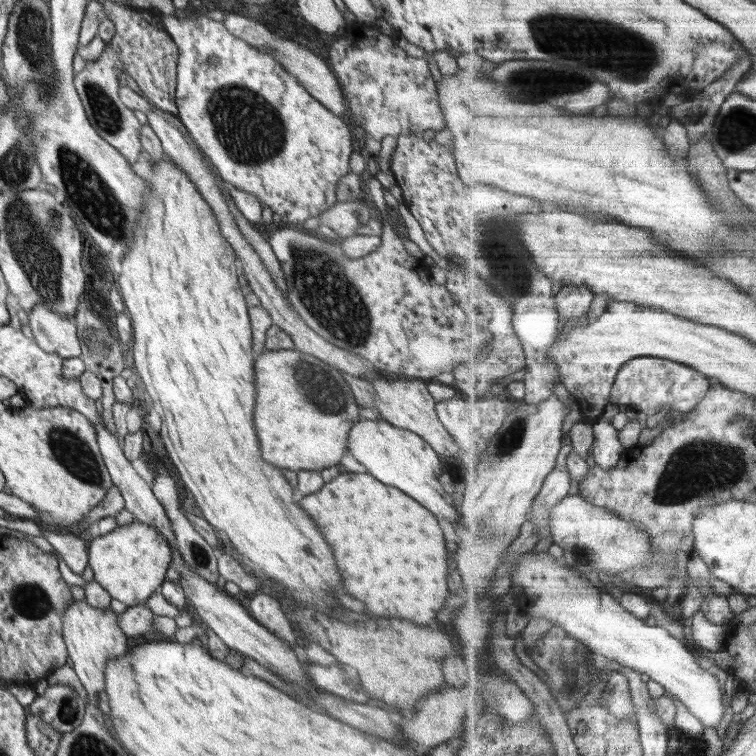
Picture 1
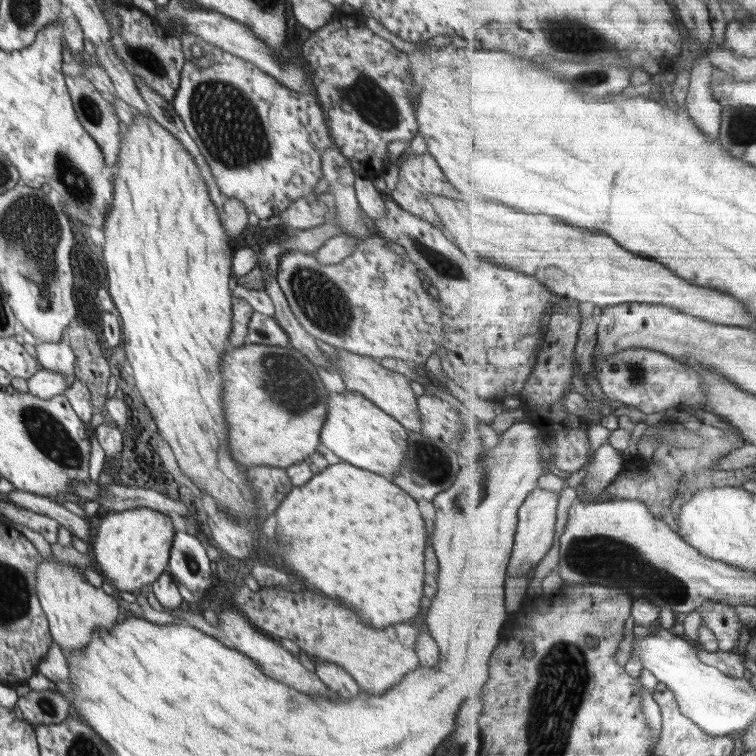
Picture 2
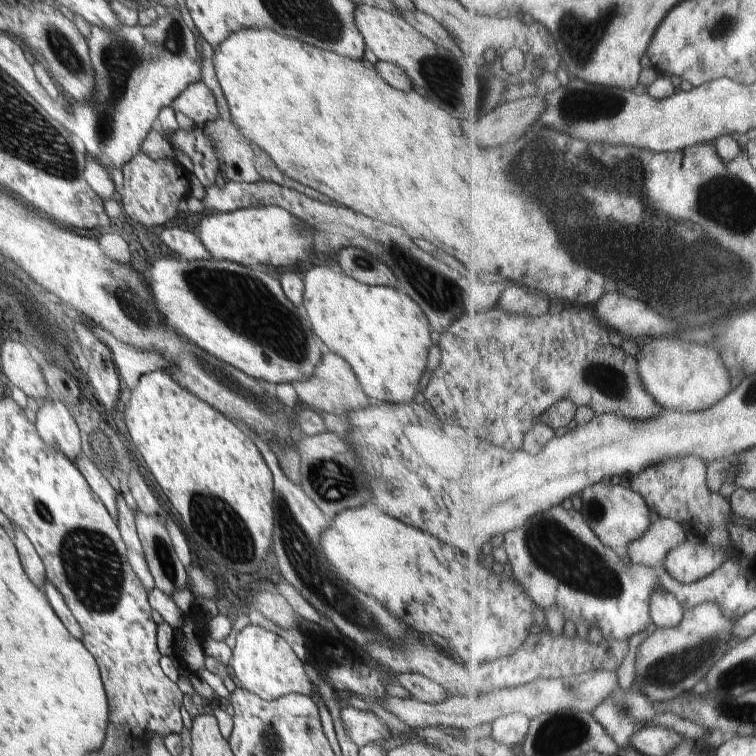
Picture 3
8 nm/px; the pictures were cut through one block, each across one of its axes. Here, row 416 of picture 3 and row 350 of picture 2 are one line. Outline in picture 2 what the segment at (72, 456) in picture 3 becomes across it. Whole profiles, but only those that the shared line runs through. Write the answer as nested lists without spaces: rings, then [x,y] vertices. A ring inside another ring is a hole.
[[[66,337],[59,342],[38,342],[35,347],[36,356],[44,370],[66,375],[66,388],[70,388],[76,380],[74,370],[76,358]]]

